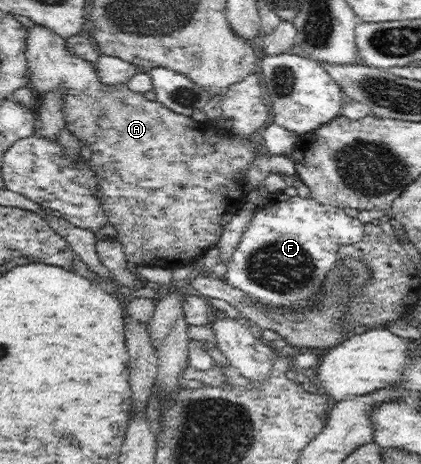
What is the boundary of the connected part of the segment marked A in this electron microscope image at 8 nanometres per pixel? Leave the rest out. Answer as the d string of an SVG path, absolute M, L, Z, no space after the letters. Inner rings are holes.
M27 24L25 56L30 75L29 79L36 88L38 94L42 94L38 100L42 99L46 96L46 93L50 93L50 91L63 91L63 93L67 93L66 97L64 97L66 101L64 101L64 105L62 105L65 127L68 128L76 138L80 139L82 144L88 145L93 151L88 162L90 168L96 173L96 178L98 178L98 193L96 194L98 194L98 198L100 198L100 204L102 204L102 209L106 214L107 222L115 228L115 231L118 231L118 239L124 246L128 261L138 266L160 266L174 269L175 267L195 262L197 257L202 257L208 249L217 245L224 231L224 227L230 223L232 214L246 202L246 192L243 192L243 179L246 176L247 169L252 166L252 161L258 154L256 146L250 142L250 139L243 138L241 135L236 135L235 131L228 129L226 129L226 133L218 133L213 127L211 128L209 126L209 121L206 122L194 116L188 117L181 113L174 113L174 111L168 109L158 100L146 100L143 94L130 91L124 84L104 86L104 84L98 80L95 66L89 61L84 61L81 57L73 55L65 46L65 38L44 25Z

